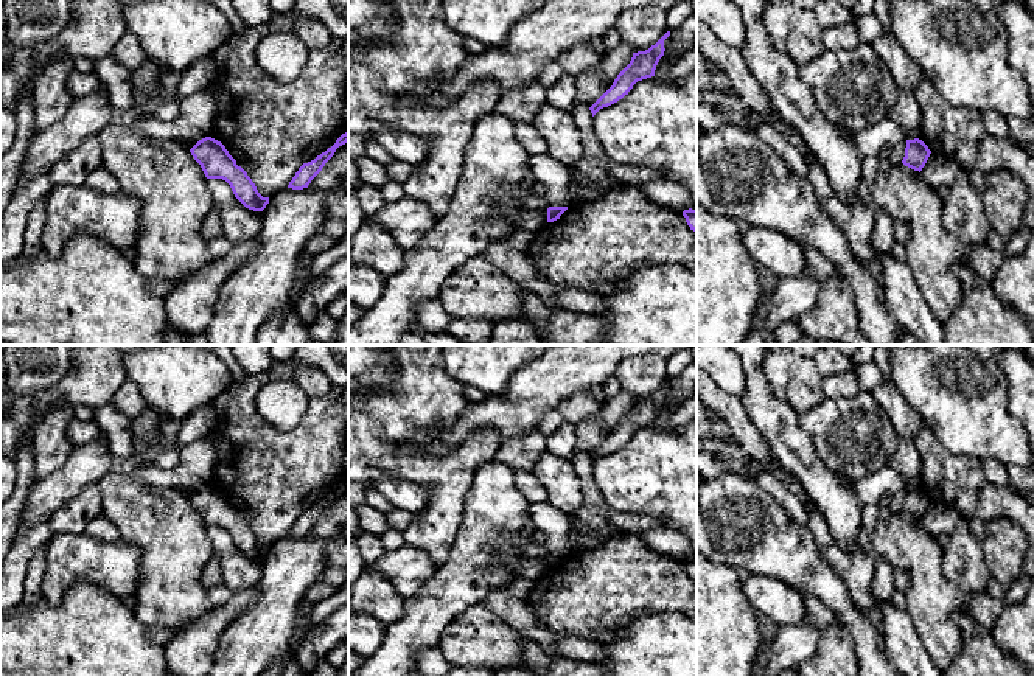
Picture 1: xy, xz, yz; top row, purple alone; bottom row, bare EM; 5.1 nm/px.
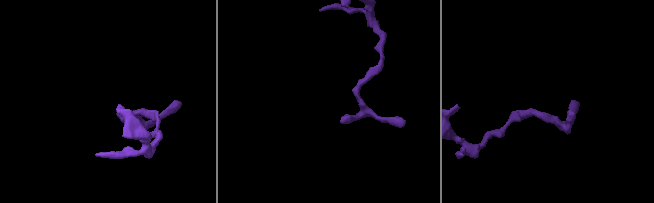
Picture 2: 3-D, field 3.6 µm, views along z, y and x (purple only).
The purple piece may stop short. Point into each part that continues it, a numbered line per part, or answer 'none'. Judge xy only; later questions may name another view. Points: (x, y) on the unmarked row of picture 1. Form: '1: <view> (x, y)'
none

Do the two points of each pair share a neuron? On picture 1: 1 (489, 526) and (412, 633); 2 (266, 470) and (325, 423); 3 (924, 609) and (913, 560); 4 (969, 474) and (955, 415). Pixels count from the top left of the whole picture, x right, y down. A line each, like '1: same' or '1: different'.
1: same
2: same
3: same
4: different

